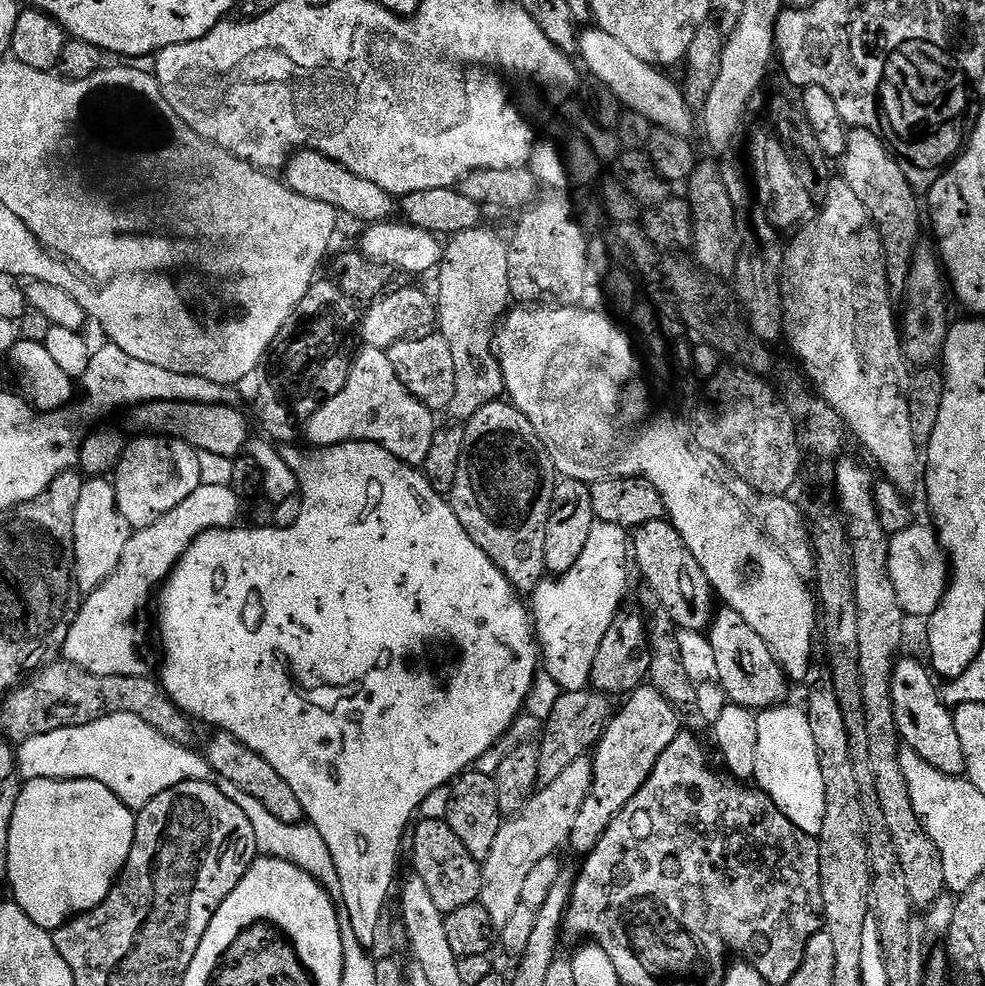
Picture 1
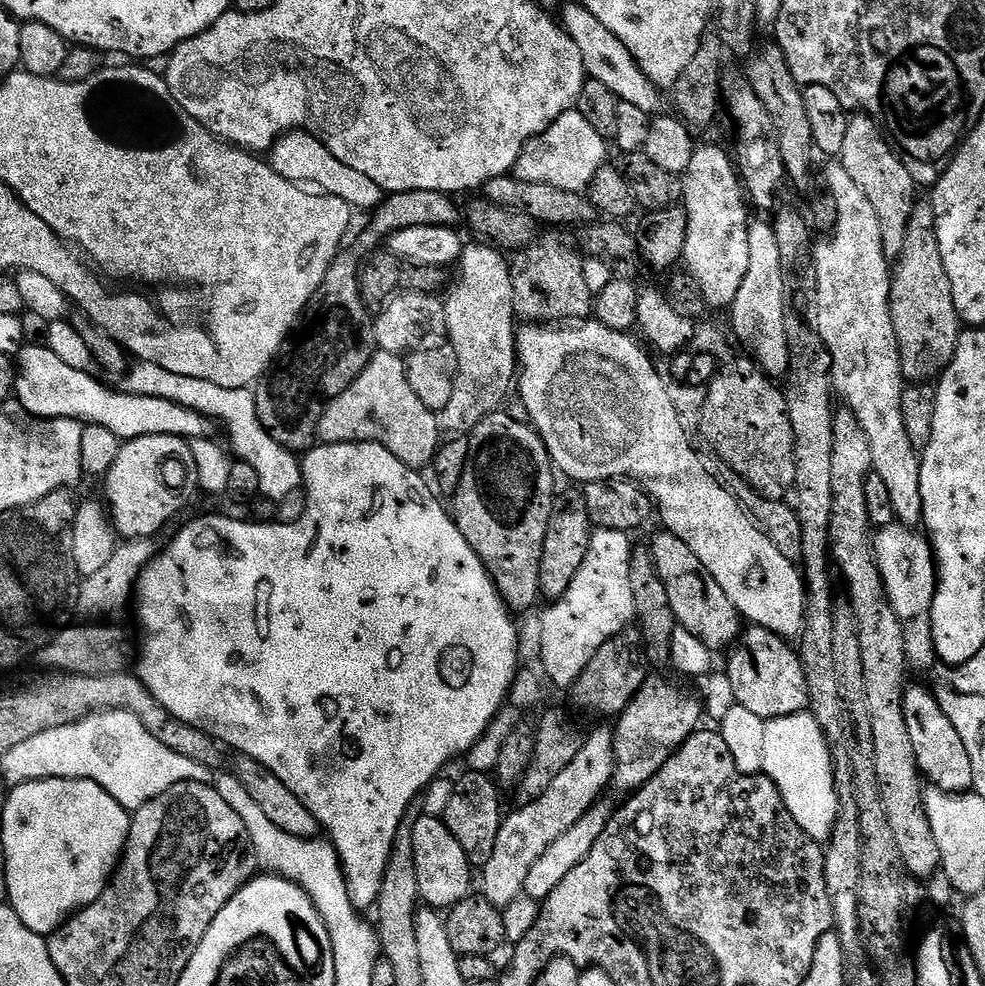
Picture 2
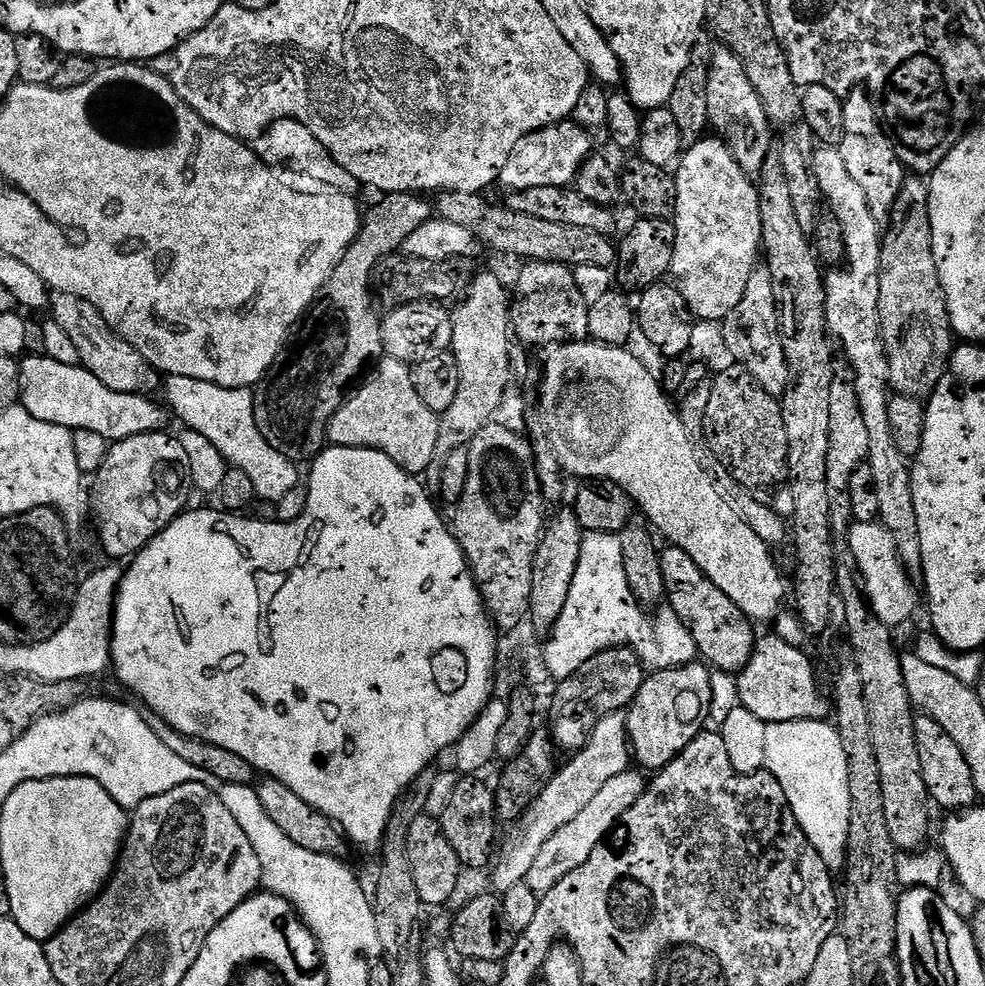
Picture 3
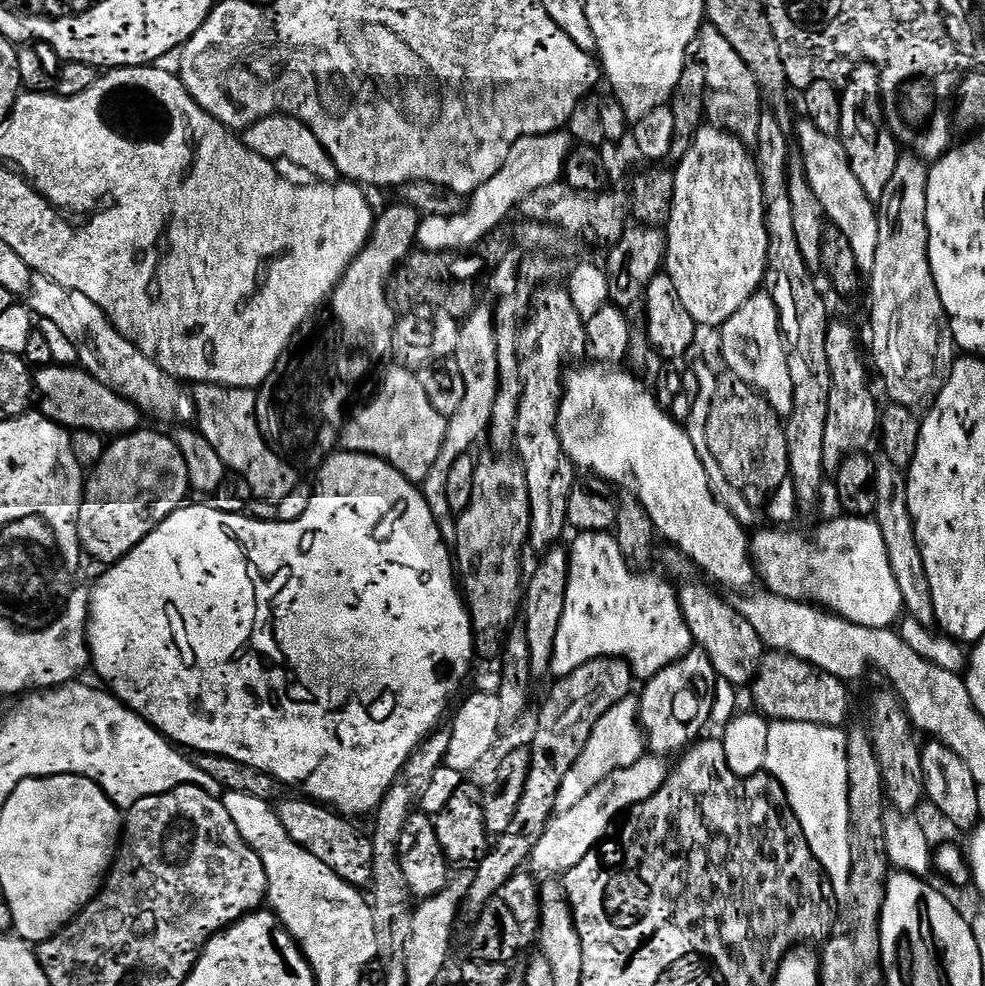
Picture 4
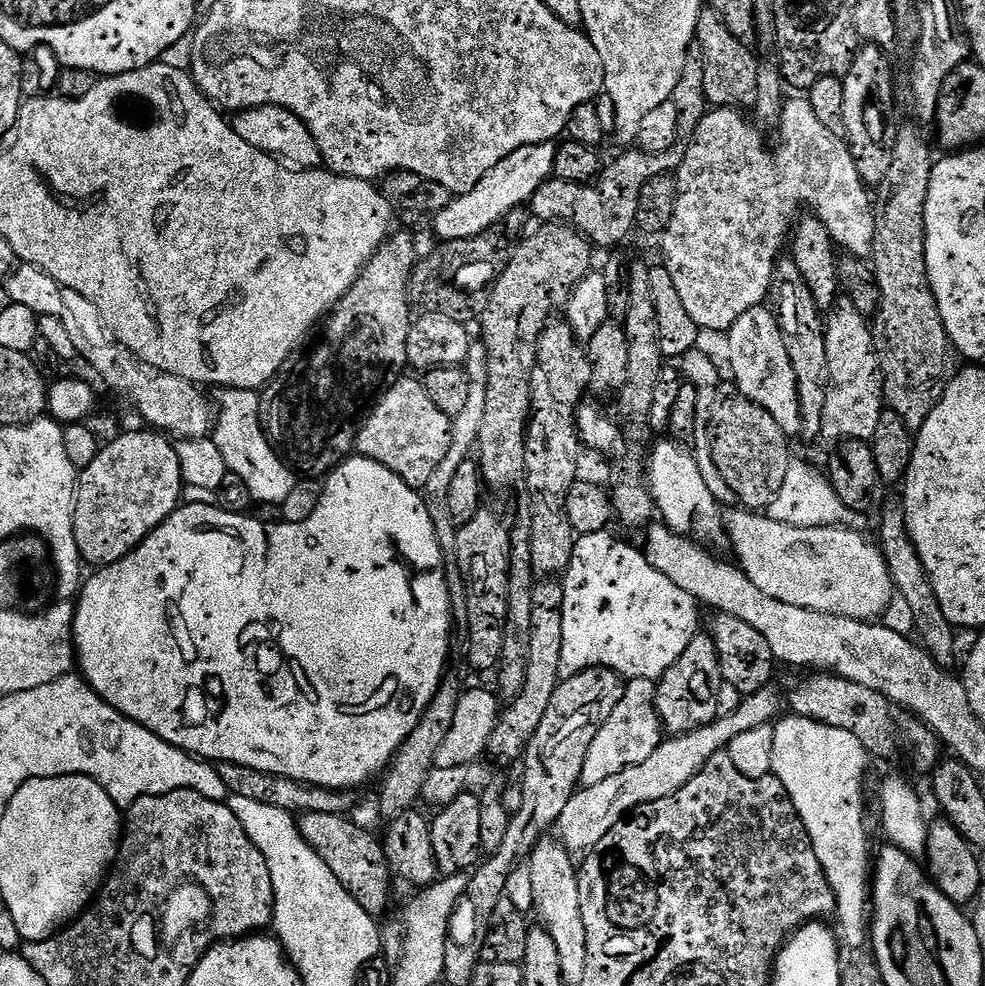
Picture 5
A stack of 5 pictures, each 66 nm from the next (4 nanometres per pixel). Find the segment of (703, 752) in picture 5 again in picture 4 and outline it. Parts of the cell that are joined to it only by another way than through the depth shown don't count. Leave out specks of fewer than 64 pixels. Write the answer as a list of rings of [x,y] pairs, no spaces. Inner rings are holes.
[[[646,754],[641,760],[634,762],[634,766],[620,768],[607,776],[597,788],[586,794],[586,798],[582,798],[582,802],[578,802],[578,806],[553,815],[541,840],[533,847],[531,871],[536,874],[563,874],[578,866],[578,862],[582,862],[582,858],[586,858],[586,854],[590,854],[590,850],[609,835],[621,814],[627,813],[635,804],[646,802],[646,798],[653,796],[664,784],[670,771],[670,764],[664,760],[667,759],[663,755]]]

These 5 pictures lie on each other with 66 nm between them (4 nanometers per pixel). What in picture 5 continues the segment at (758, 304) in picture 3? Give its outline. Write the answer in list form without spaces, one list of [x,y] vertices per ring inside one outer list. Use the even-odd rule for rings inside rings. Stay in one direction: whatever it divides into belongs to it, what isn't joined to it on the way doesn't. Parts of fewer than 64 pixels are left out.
[[[768,306],[751,308],[734,322],[734,326],[727,331],[726,349],[728,358],[727,367],[731,370],[731,379],[746,398],[750,398],[782,430],[789,438],[799,437],[804,431],[802,422],[802,406],[798,396],[798,378],[794,378],[794,366],[790,362],[790,354],[786,350],[784,331],[780,328],[780,322],[775,311]]]

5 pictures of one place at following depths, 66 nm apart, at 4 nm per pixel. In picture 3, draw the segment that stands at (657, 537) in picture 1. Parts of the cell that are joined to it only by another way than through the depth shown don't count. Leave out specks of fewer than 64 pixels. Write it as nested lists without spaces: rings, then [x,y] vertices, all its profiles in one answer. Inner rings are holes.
[[[665,547],[660,554],[664,575],[664,591],[667,607],[685,624],[696,643],[696,651],[713,669],[738,674],[750,662],[752,649],[756,647],[757,633],[752,633],[753,621],[745,616],[681,548]]]

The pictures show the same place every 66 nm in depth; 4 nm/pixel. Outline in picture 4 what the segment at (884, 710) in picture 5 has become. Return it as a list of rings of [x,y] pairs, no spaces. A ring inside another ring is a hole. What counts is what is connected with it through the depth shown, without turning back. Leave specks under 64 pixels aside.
[[[782,652],[765,655],[760,673],[750,685],[752,696],[756,699],[759,715],[769,721],[785,720],[786,722],[802,722],[827,728],[844,728],[848,715],[852,712],[852,696],[848,693],[849,685],[838,679],[834,674],[826,674],[826,670],[815,668],[810,662],[799,660],[797,656],[789,656]]]

